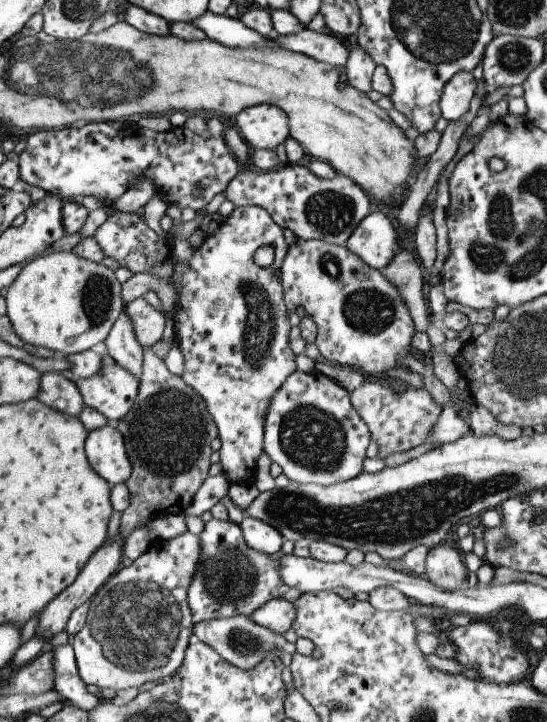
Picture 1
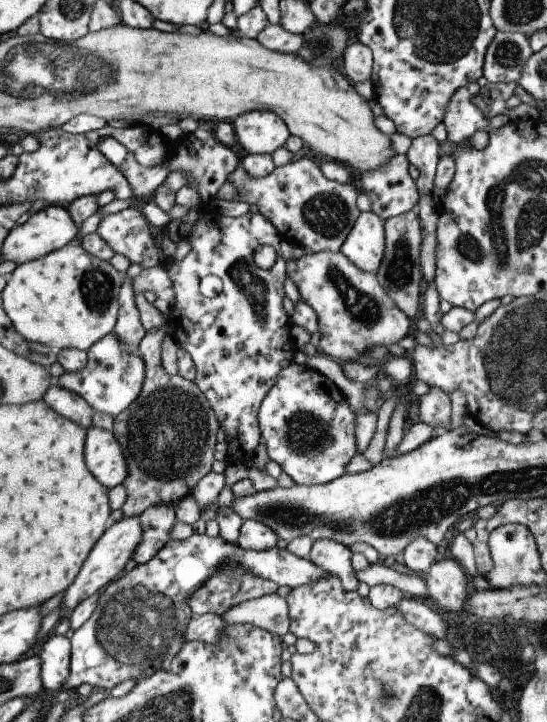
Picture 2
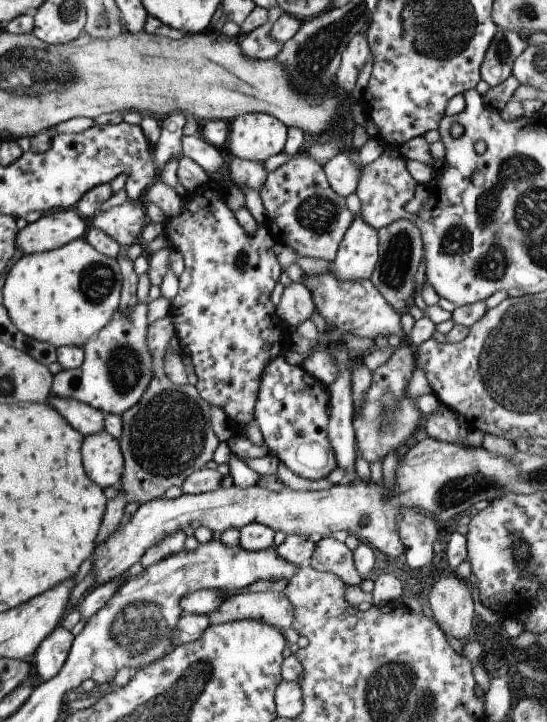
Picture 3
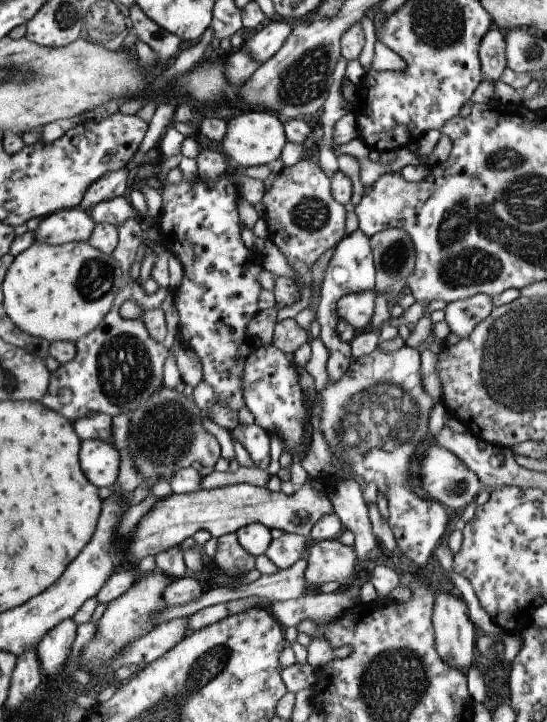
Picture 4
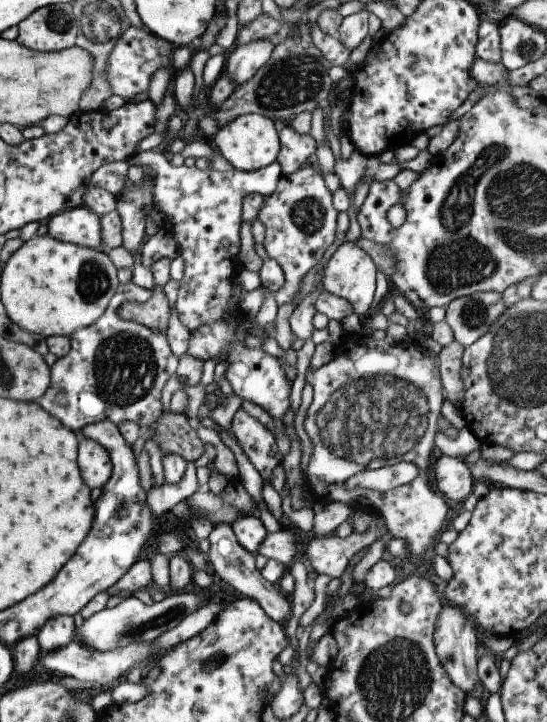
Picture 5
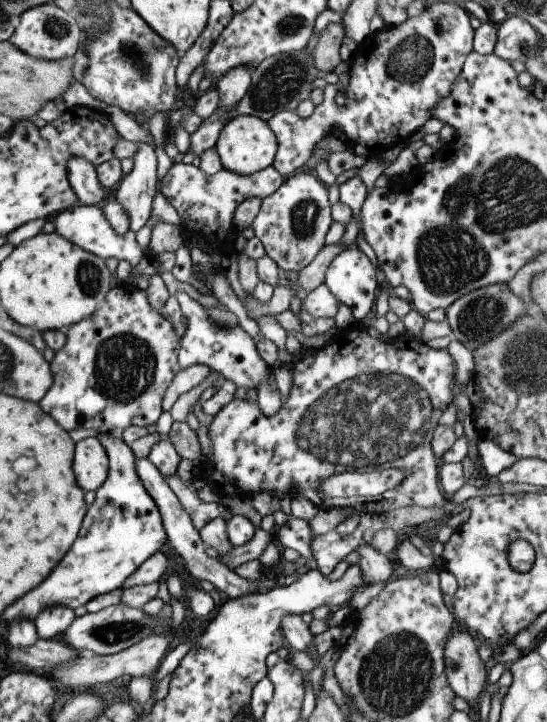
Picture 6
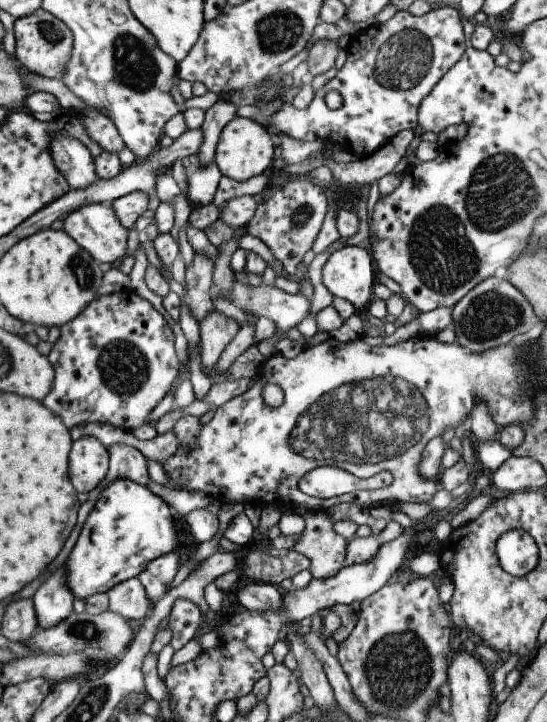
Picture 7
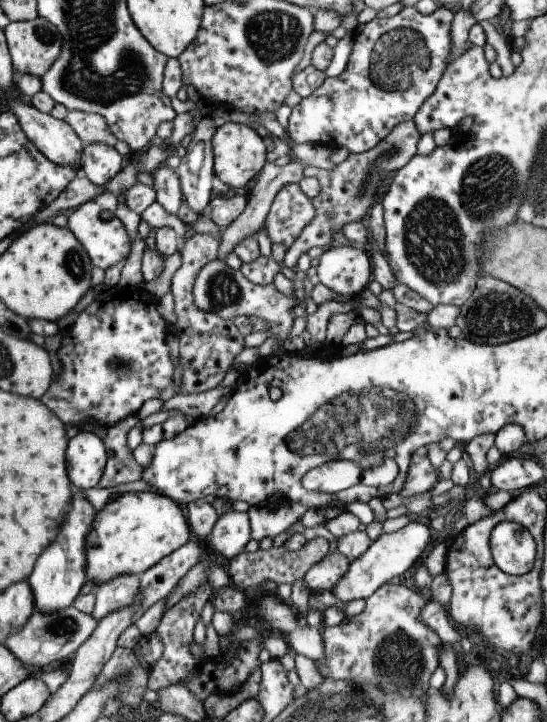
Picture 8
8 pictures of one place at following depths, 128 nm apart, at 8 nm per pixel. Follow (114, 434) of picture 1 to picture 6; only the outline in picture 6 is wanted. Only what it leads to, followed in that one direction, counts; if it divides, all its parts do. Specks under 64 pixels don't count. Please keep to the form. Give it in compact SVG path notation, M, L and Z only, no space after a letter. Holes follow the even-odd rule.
M88 437L75 443L73 460L74 474L85 492L97 491L108 478L109 458L96 437Z

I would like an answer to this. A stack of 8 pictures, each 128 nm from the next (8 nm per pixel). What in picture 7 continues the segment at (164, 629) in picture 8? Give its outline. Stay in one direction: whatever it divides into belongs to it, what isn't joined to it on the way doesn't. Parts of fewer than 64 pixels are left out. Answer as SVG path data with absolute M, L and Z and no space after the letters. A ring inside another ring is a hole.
M178 598L174 601L168 627L172 629L173 636L169 642L175 651L182 648L196 636L196 630L203 621L199 606L191 600Z

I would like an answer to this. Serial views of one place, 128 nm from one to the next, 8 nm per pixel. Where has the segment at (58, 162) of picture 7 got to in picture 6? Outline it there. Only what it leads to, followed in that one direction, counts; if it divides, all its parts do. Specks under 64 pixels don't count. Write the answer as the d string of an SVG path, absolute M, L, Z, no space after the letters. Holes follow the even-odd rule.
M70 159L67 166L68 180L79 198L79 204L102 208L108 190L98 180L95 168L86 159Z

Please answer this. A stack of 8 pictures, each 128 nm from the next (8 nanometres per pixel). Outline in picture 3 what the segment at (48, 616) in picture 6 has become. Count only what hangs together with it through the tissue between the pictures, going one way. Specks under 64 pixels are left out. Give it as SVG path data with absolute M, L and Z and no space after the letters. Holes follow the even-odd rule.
M58 624L33 654L33 672L45 681L54 678L66 662L74 637L70 631Z

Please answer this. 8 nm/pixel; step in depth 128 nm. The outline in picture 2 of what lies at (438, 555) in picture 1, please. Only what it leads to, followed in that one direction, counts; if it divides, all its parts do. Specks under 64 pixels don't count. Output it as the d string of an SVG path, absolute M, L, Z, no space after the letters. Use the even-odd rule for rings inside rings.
M452 558L435 560L425 573L429 598L446 612L465 611L471 583L468 572Z

